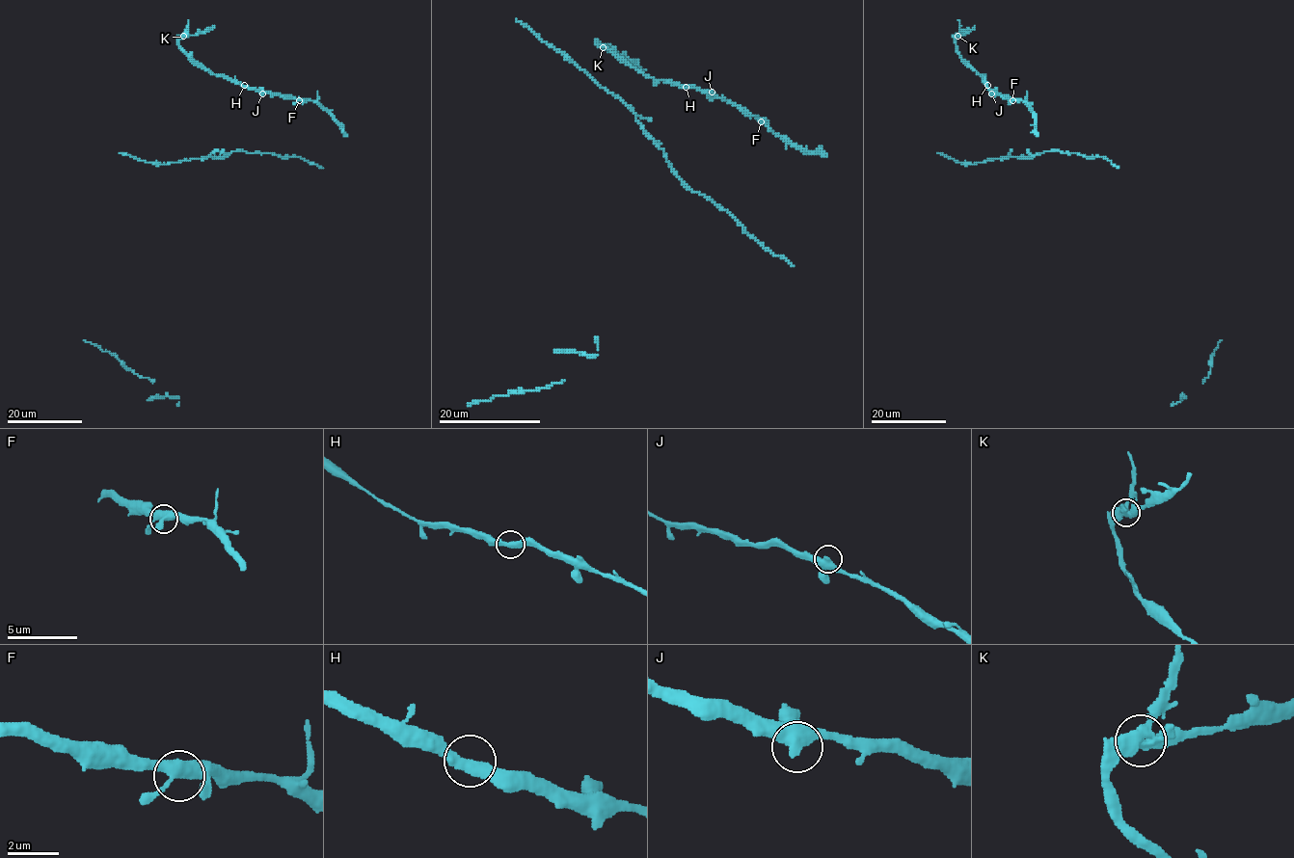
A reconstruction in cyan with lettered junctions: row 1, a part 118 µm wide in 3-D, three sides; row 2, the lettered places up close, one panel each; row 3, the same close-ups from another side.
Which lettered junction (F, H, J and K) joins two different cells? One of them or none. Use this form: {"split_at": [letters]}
{"split_at": ["K"]}

